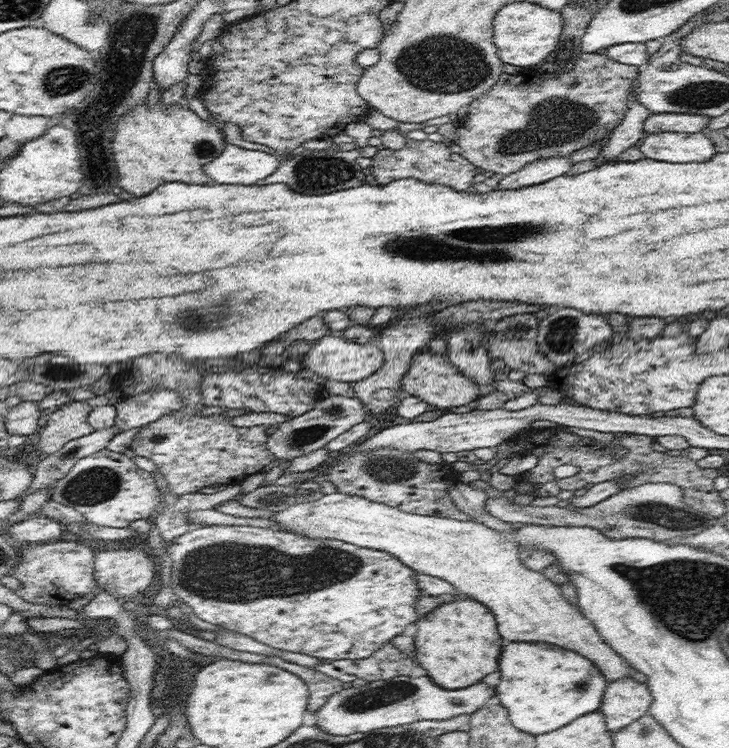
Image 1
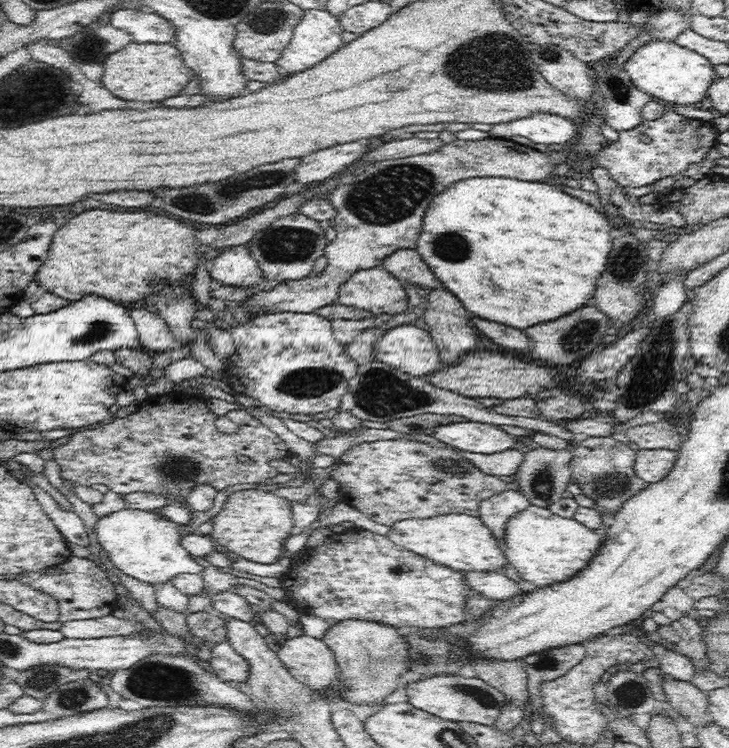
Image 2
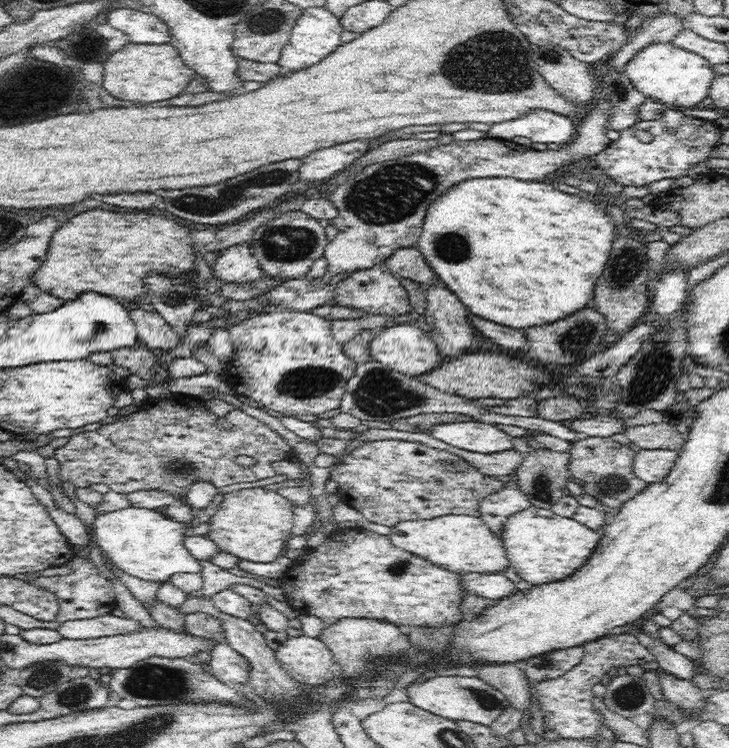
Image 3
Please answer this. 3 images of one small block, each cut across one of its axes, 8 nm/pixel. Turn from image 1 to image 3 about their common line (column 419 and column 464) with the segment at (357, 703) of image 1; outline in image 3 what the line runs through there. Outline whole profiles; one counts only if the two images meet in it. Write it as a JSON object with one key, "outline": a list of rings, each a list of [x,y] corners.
{"outline":[[[436,676],[424,682],[414,682],[408,686],[408,698],[414,706],[436,716],[452,721],[466,720],[484,726],[490,726],[502,710],[511,705],[505,694],[476,676]]]}

